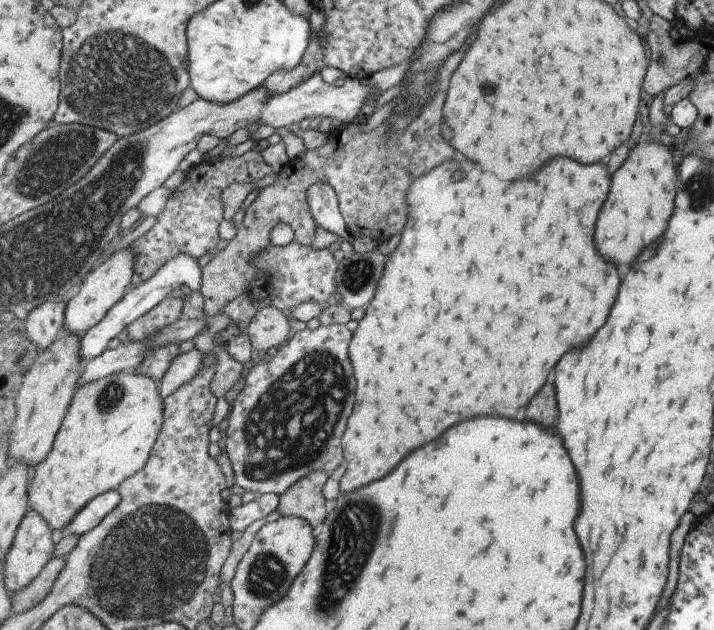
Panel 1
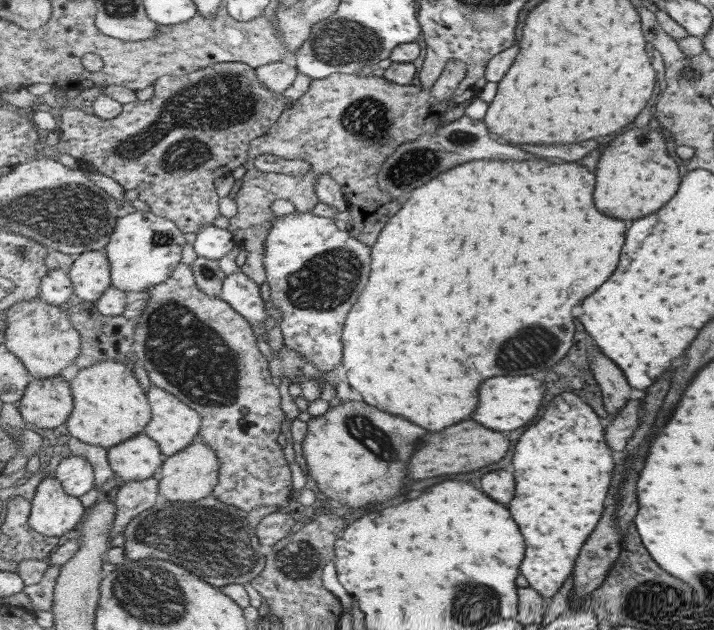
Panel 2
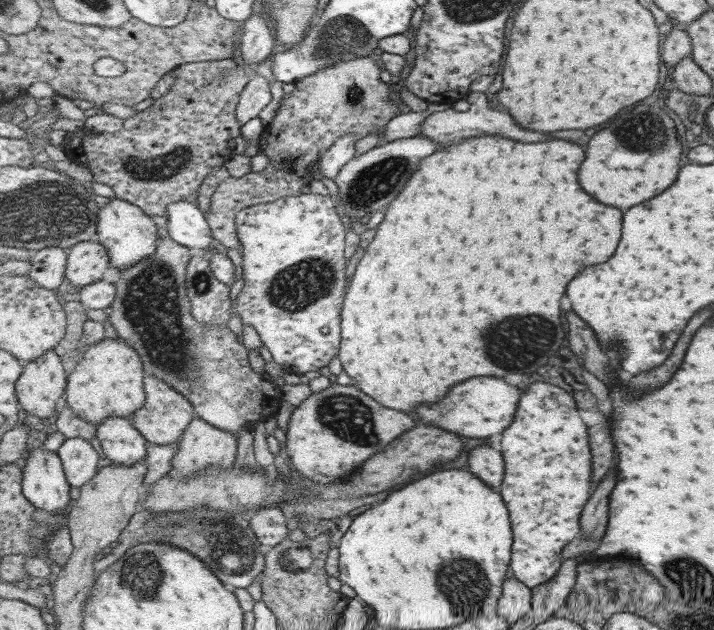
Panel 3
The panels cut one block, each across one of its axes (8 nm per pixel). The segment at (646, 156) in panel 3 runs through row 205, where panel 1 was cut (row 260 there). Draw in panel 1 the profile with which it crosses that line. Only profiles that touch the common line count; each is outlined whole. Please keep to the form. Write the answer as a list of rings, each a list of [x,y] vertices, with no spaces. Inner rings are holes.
[[[642,136],[636,146],[631,148],[631,156],[627,158],[627,162],[615,172],[607,206],[603,206],[603,214],[599,216],[599,234],[595,234],[595,242],[603,258],[607,258],[607,262],[615,262],[617,266],[631,266],[645,252],[645,248],[649,248],[665,234],[675,210],[675,198],[678,196],[677,178],[680,176],[677,176],[671,148],[661,142],[644,140]]]

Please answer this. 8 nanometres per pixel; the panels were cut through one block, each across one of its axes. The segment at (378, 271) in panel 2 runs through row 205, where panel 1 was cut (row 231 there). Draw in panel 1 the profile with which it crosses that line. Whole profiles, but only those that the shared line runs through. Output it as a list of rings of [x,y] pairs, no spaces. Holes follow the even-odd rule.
[[[555,158],[543,170],[545,172],[539,172],[539,180],[535,178],[531,182],[501,182],[495,174],[485,172],[479,164],[471,160],[445,162],[443,166],[434,168],[430,173],[418,178],[407,190],[409,222],[405,224],[407,228],[403,240],[399,246],[396,246],[395,252],[390,254],[381,282],[377,284],[377,292],[375,292],[377,296],[369,304],[367,316],[361,320],[355,332],[355,342],[351,344],[351,360],[355,362],[355,376],[359,378],[359,390],[357,390],[357,404],[347,434],[343,436],[347,470],[341,480],[342,493],[355,492],[357,488],[363,488],[379,478],[385,478],[411,452],[437,440],[443,432],[447,432],[451,426],[461,424],[463,420],[477,416],[517,418],[517,412],[525,408],[531,402],[531,398],[547,384],[549,374],[559,364],[559,360],[575,348],[585,348],[593,340],[593,336],[607,324],[607,318],[613,310],[615,298],[621,288],[621,278],[617,268],[605,262],[595,248],[595,224],[611,192],[609,190],[611,176],[607,172],[607,166],[605,164],[585,166],[571,158]],[[547,170],[557,170],[557,172],[547,172]],[[559,170],[565,170],[563,182]]]

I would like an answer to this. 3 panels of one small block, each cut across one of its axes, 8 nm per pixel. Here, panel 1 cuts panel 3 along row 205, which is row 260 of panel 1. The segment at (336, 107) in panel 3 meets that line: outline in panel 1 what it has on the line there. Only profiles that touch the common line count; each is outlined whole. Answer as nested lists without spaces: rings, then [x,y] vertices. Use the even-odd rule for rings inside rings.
[[[443,85],[442,91],[435,94],[435,102],[431,102],[431,106],[427,106],[427,110],[423,110],[401,134],[389,122],[381,123],[371,132],[363,132],[359,128],[344,130],[337,123],[325,148],[307,152],[305,156],[290,161],[277,174],[275,181],[261,189],[258,197],[244,209],[235,236],[201,268],[203,282],[199,292],[205,300],[203,313],[215,316],[237,295],[245,293],[245,288],[256,280],[259,268],[255,268],[255,260],[263,250],[271,247],[271,232],[277,224],[288,224],[294,231],[295,242],[303,246],[313,244],[318,224],[307,202],[307,190],[314,184],[325,182],[335,188],[349,236],[365,235],[382,243],[403,232],[409,222],[407,190],[411,184],[457,156],[451,144],[447,144],[441,136],[447,94],[447,87]],[[327,146],[333,146],[333,150]]]

